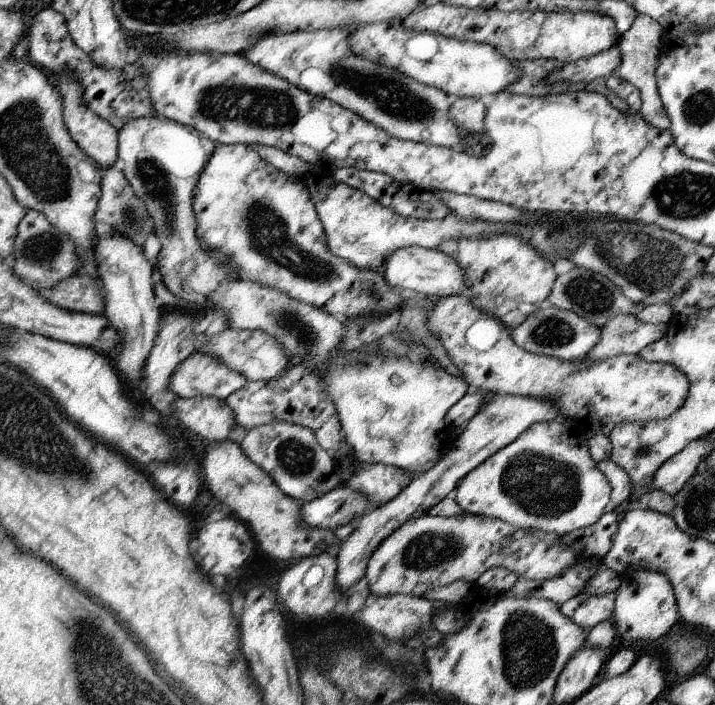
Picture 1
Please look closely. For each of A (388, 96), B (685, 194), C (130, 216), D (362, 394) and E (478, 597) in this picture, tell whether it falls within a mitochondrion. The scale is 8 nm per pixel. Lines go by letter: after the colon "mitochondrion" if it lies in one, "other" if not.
A: mitochondrion
B: mitochondrion
C: mitochondrion
D: mitochondrion
E: other

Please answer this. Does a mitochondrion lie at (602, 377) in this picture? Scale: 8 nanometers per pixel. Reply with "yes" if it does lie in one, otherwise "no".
no

